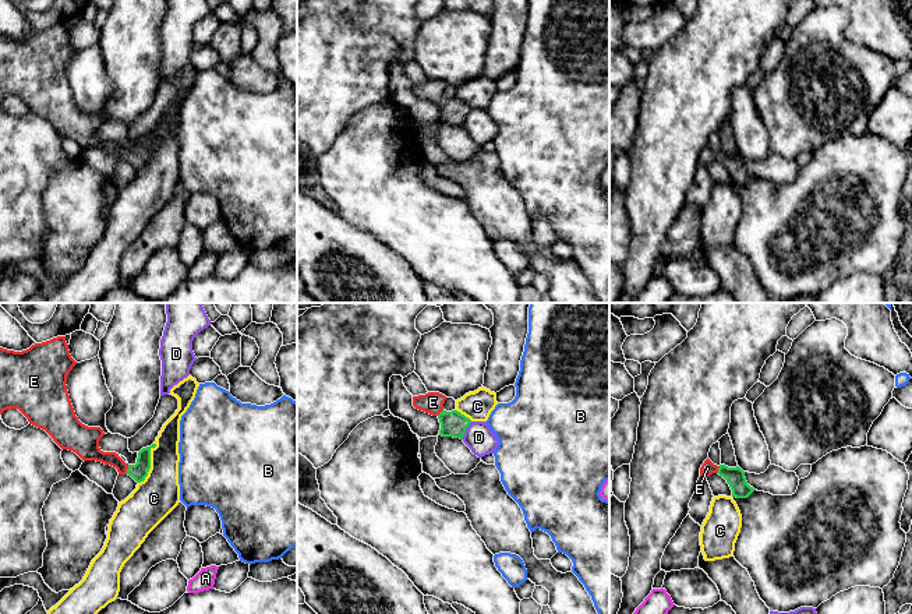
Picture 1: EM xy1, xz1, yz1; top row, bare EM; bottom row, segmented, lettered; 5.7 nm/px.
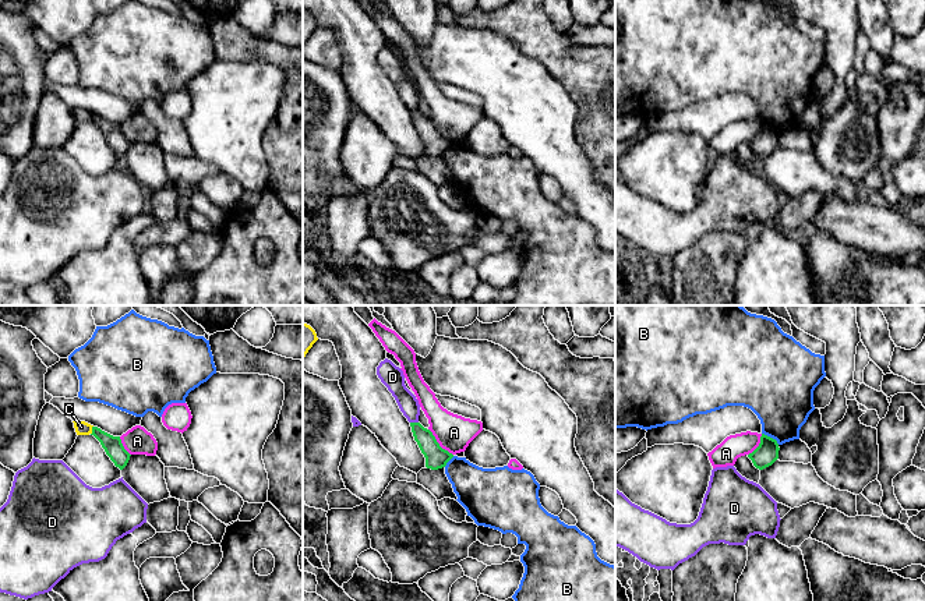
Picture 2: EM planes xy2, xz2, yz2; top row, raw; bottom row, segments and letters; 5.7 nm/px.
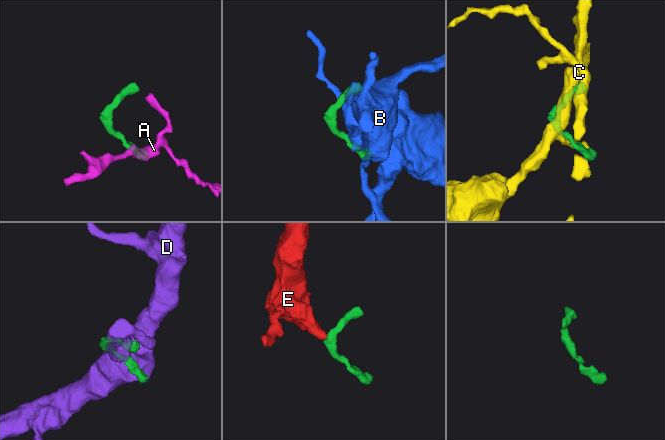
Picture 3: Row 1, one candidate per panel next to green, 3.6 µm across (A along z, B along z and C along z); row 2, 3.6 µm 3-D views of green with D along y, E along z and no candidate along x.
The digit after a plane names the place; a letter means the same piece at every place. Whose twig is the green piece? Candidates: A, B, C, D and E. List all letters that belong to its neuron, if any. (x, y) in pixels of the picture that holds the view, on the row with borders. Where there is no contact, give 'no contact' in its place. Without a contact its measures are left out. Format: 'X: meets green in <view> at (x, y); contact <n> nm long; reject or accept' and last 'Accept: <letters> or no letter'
A: meets green in xz2 at (438, 444); contact 220 nm long; reject
B: meets green in yz2 at (769, 437); contact 120 nm long; reject
C: meets green in xy1 at (149, 463); contact 260 nm long; reject
D: meets green in xz1 at (465, 430); contact 120 nm long; reject
E: meets green in xy1 at (127, 469); contact 60 nm long; accept
Accept: E

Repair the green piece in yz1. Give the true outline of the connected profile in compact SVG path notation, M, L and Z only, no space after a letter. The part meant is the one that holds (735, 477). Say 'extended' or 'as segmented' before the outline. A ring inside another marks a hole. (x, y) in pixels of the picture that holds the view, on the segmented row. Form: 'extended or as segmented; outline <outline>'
extended; outline M707 458L700 467L700 476L708 477L713 473L718 473L727 480L732 490L732 497L747 498L754 491L754 488L747 484L745 472L739 466L717 466Z

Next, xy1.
extended; outline M66 336L35 343L22 352L0 347L0 414L18 409L29 424L45 430L61 449L75 452L84 462L110 465L137 483L144 481L156 444L142 448L135 465L126 463L116 452L103 452L99 448L103 430L82 424L70 400L66 382L75 364Z

